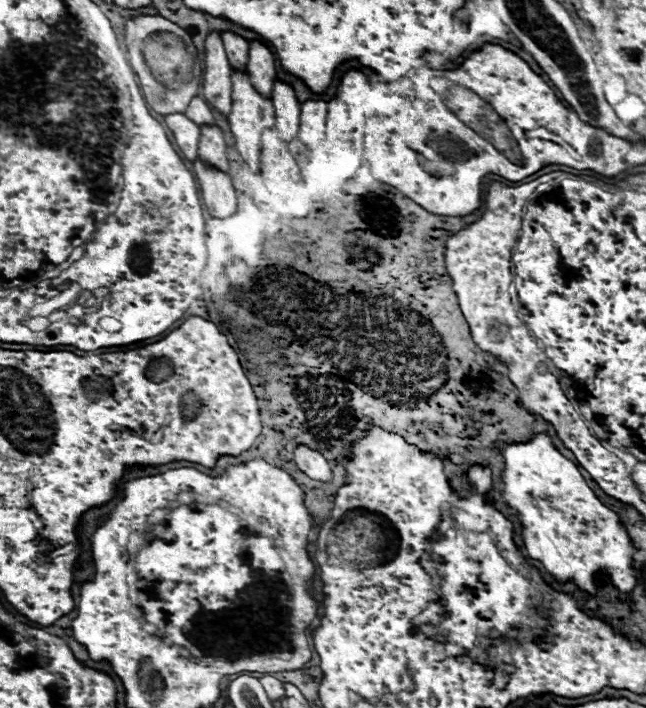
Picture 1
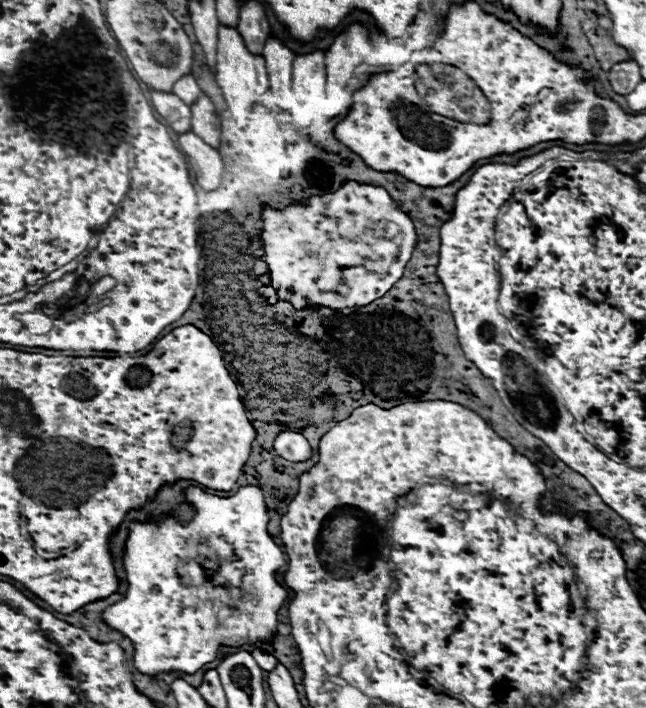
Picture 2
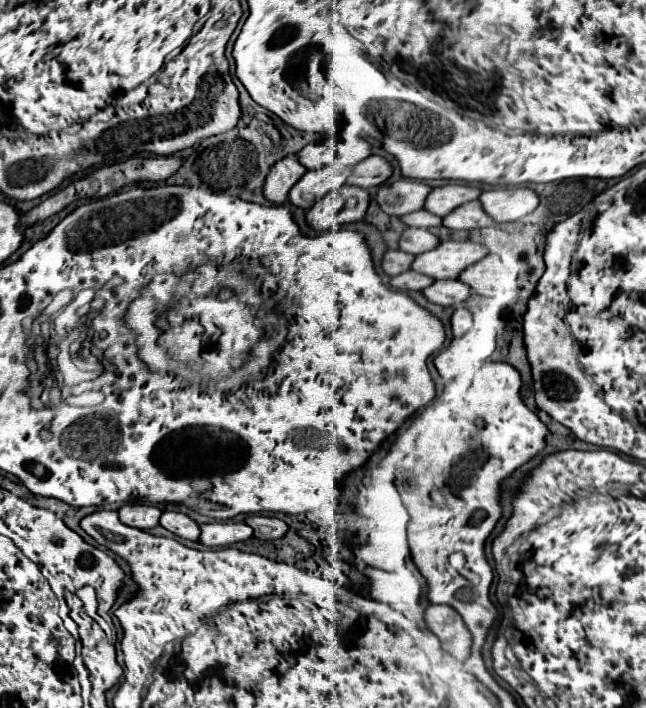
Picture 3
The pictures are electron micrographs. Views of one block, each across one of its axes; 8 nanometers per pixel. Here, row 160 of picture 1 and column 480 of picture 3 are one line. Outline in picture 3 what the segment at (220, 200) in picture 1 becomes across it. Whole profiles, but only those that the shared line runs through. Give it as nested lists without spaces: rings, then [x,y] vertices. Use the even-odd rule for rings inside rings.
[[[530,188],[486,190],[478,200],[494,222],[516,222],[538,206],[538,194]]]

